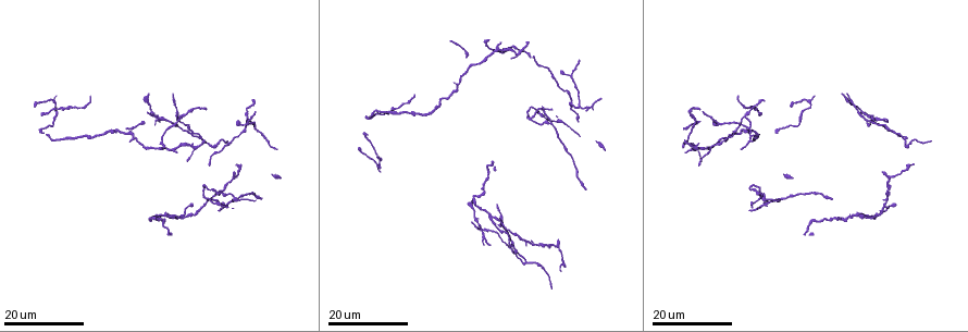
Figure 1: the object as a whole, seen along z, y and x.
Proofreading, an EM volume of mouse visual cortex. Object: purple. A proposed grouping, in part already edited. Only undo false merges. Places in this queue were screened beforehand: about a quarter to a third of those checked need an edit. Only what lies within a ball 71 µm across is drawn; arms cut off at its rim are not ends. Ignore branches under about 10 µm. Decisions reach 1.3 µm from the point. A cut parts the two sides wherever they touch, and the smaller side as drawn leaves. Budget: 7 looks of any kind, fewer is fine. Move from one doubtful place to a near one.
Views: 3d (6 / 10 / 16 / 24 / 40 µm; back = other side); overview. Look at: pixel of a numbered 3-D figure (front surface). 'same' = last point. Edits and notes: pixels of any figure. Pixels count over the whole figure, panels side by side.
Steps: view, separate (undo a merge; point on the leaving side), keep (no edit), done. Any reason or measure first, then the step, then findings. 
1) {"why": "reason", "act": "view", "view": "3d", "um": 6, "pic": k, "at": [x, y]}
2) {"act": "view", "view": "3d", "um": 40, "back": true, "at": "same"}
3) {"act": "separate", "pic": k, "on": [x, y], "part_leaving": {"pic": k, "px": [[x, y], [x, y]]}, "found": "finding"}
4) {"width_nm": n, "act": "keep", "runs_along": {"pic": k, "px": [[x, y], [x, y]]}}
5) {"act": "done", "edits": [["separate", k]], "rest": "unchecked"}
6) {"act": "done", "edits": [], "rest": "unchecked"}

{"why": "four arms meet", "act": "view", "view": "3d", "um": 16, "pic": 1, "at": [890, 131]}

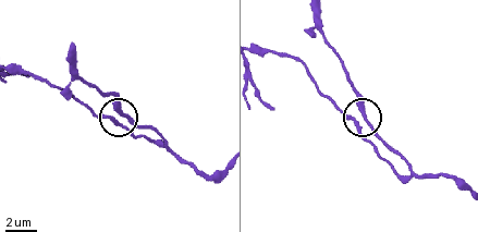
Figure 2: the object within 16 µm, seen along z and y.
{"act": "view", "view": "3d", "um": 10, "pic": 2, "at": [368, 124]}

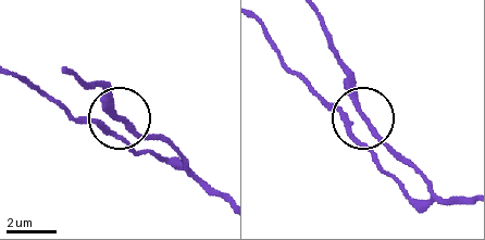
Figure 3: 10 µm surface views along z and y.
{"act": "keep", "runs_along": {"pic": 3, "px": [[19, 78], [77, 116], [114, 120], [119, 116], [103, 83]]}, "found": "continuous, no second cell"}

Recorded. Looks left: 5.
{"why": "thick turns thin", "act": "view", "view": "3d", "um": 24, "pic": 1, "at": [157, 118]}

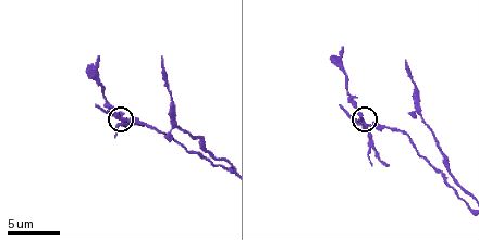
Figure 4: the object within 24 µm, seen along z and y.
{"act": "view", "view": "3d", "um": 10, "pic": 4, "at": [117, 117]}

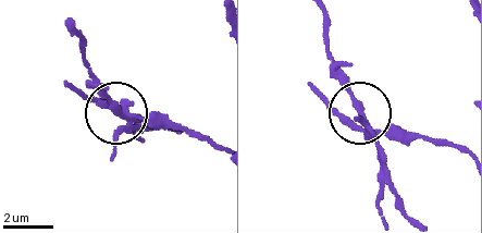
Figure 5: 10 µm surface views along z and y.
{"arms": 5, "act": "separate", "pic": 5, "on": [361, 105], "part_leaving": {"pic": 5, "px": [[372, 136], [331, 57], [326, 13]]}, "found": "a second cell is stuck on"}

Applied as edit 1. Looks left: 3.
{"why": "redraw", "act": "view", "view": "overview"}

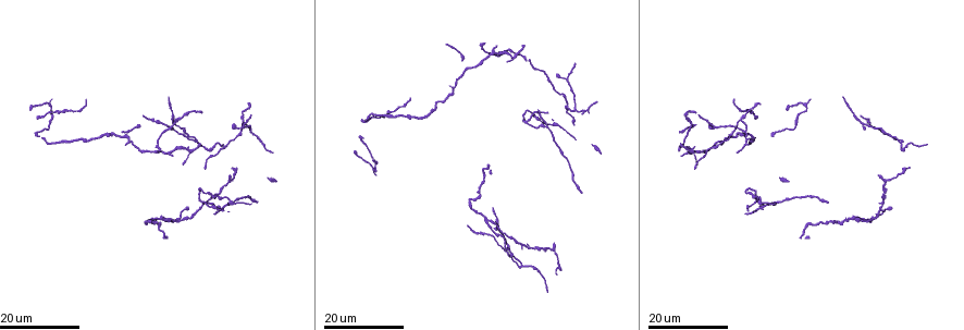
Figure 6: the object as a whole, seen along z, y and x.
{"why": "sudden change in width", "act": "view", "view": "3d", "um": 16, "pic": 6, "at": [376, 169]}

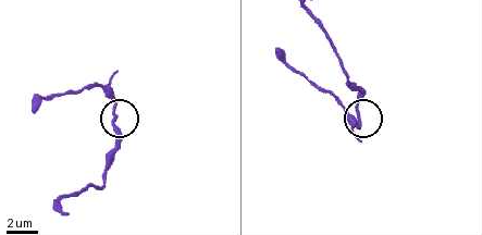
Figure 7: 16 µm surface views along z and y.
{"act": "view", "view": "3d", "um": 6, "pic": 7, "at": [113, 109]}

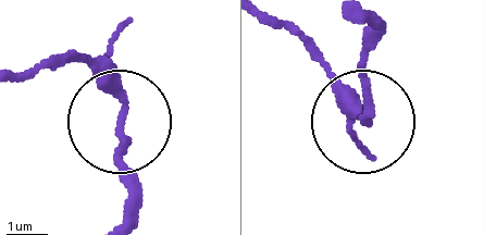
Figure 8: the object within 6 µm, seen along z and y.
{"width_nm": 190, "act": "keep", "found": "one cell here"}

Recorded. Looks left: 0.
{"act": "done", "edits": [["separate", 5]], "rest": "unchecked"}

